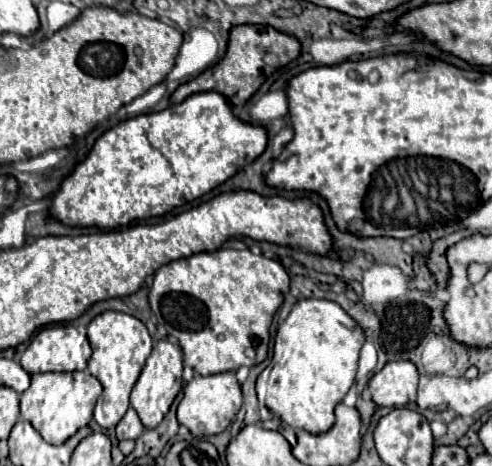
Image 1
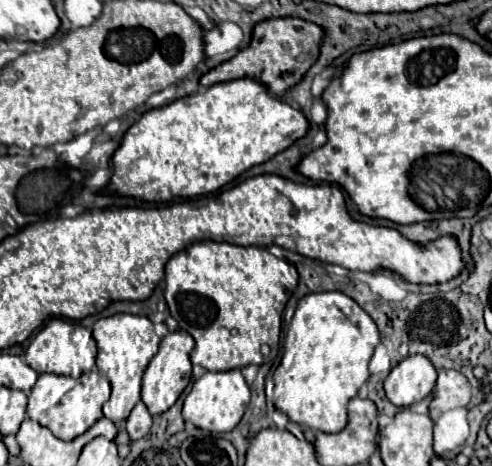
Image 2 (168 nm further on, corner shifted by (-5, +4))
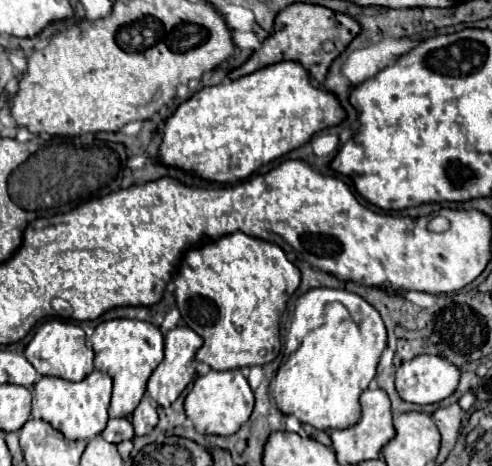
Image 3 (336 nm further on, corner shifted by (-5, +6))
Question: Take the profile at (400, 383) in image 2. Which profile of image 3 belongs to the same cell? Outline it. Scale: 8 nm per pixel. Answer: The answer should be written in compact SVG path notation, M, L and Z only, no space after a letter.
M418 355L396 371L396 391L408 403L438 403L454 393L460 371L444 357Z

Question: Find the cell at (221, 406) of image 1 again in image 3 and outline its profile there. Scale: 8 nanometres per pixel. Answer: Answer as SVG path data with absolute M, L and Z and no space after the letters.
M240 369L232 371L210 371L204 377L196 377L190 393L186 395L184 409L186 417L194 423L198 433L208 435L234 435L242 423L248 421L254 407L254 393L240 373Z

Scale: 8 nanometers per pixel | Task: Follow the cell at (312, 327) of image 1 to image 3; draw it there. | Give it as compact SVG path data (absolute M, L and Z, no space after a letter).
M310 289L296 301L284 343L284 363L274 377L278 409L324 431L352 427L360 419L358 397L374 379L384 349L386 327L368 301L344 289Z

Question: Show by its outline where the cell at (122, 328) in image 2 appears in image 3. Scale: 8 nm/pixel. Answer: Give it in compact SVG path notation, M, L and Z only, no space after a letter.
M110 319L110 321L102 321L94 329L86 345L92 351L94 349L100 371L110 375L114 381L112 403L108 409L110 417L130 417L146 391L146 381L150 373L156 369L156 365L164 357L162 331L156 325L148 321L140 321L140 319Z

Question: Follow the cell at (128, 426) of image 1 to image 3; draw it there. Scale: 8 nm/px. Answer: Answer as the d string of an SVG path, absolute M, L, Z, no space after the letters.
M144 395L144 399L140 401L140 405L136 407L136 411L132 413L132 427L134 427L134 435L142 437L148 435L158 423L158 413L156 407L150 403L150 399Z

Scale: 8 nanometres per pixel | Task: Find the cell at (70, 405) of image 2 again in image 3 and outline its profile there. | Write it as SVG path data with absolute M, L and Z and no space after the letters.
M92 371L78 383L64 381L60 377L42 377L34 385L32 417L50 423L66 439L86 439L88 441L106 427L110 393L112 393L112 379L102 371Z

